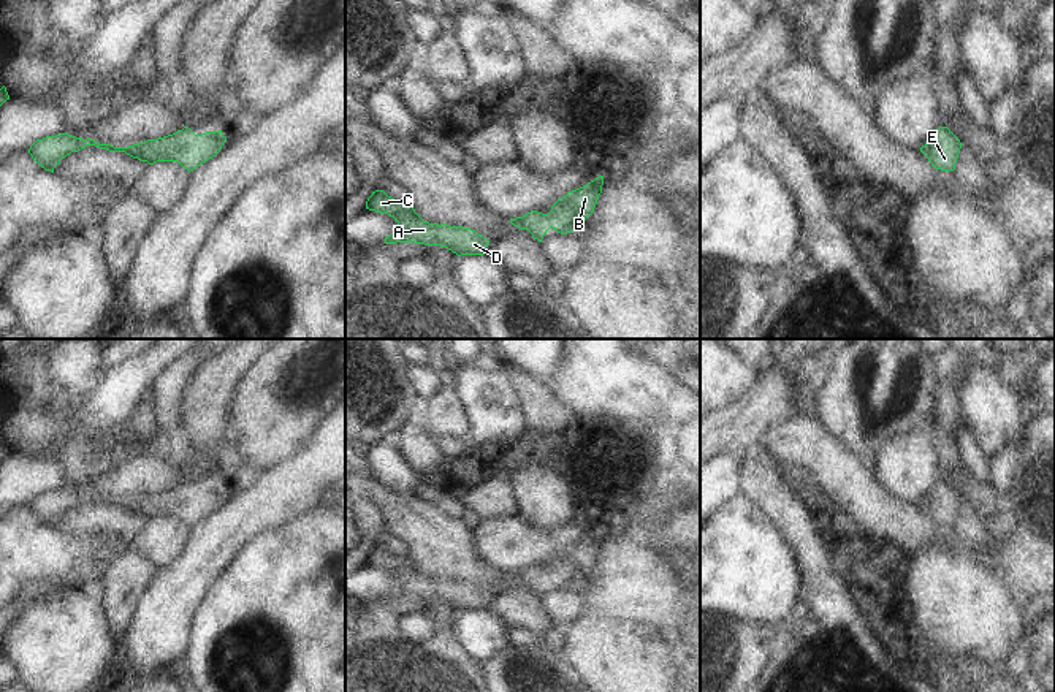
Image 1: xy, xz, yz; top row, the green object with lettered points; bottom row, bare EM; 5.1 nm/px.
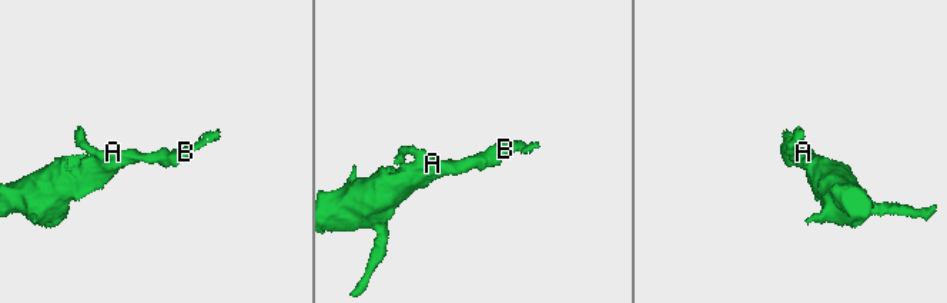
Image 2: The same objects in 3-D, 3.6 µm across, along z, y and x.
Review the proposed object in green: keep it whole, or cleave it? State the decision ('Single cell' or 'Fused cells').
Single cell

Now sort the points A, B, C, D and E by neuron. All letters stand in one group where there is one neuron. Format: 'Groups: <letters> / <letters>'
Groups: A B C D E

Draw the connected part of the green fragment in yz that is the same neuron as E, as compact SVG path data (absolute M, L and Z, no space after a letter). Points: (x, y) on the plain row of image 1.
M939 481L920 502L920 507L928 513L933 523L954 526L960 504L960 494L947 481Z

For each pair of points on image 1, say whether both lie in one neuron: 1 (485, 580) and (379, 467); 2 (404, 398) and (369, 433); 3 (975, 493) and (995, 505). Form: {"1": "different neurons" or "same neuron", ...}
{"1": "different neurons", "2": "same neuron", "3": "same neuron"}

